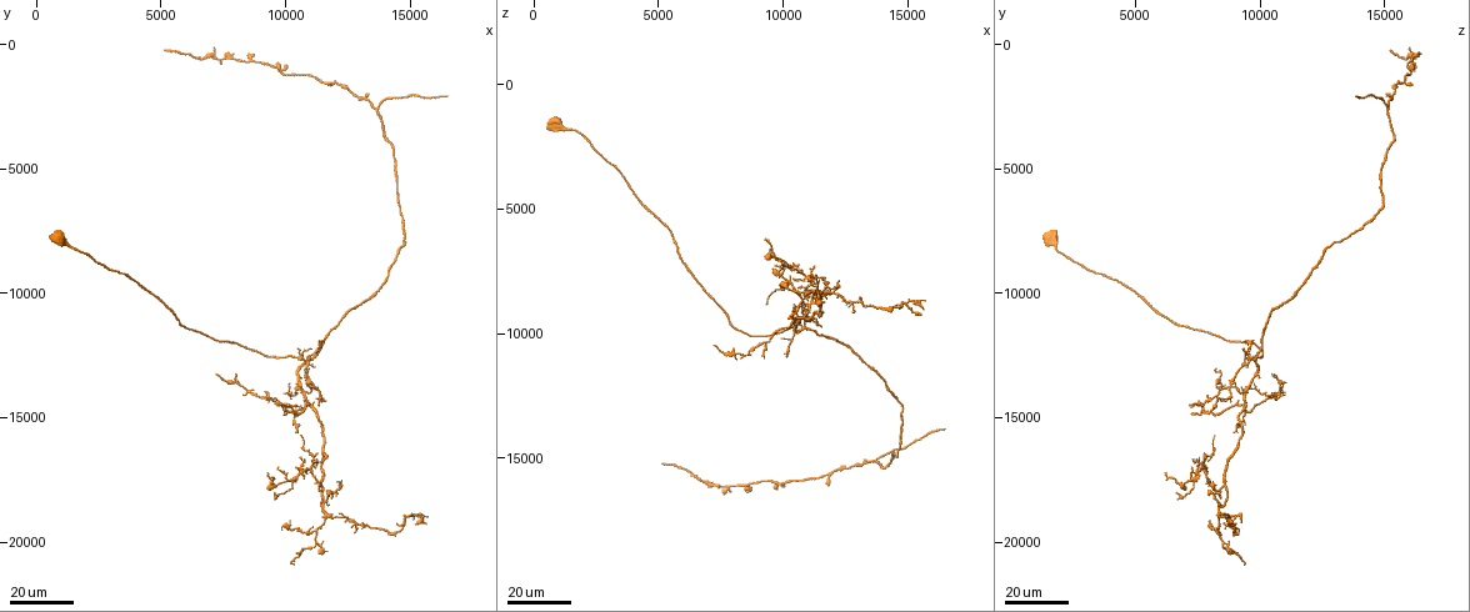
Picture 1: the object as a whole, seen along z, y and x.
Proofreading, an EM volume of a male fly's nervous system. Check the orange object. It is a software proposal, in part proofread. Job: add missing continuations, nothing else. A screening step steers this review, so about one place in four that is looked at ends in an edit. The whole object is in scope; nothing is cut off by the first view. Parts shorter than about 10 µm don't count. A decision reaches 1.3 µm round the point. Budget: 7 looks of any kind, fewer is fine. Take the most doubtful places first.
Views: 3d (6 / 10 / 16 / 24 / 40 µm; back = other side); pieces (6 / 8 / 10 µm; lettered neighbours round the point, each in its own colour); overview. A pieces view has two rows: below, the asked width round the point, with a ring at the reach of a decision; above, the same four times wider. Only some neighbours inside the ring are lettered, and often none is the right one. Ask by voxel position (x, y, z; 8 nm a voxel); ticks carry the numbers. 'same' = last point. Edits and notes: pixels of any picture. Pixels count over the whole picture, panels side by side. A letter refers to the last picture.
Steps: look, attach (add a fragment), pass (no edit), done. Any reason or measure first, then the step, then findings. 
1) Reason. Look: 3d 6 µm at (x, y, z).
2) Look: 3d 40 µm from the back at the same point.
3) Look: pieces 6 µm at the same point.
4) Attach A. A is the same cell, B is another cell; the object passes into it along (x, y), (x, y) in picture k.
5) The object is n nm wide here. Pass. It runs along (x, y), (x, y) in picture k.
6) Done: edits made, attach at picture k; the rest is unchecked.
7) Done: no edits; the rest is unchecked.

End of a long branch. Look: 3d 16 µm at (16400, 2100, 13800).

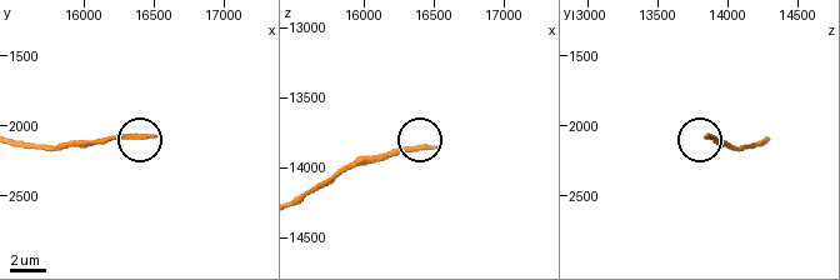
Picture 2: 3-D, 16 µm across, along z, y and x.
See the neighbours. Look: pieces 6 µm at (16500, 2080, 13860).

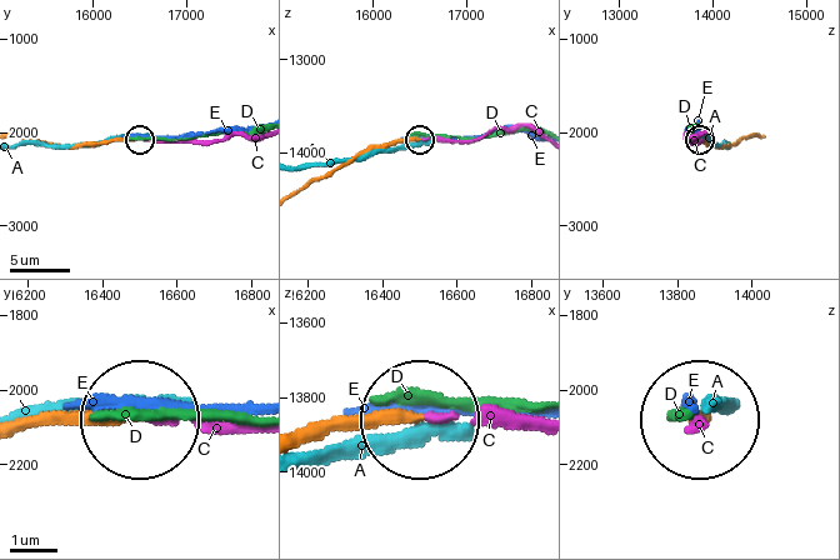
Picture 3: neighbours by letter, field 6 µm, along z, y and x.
The object is 220 nm wide here. Attach C. C is the same cell, A, D and E are other cells; the object passes into it along (109, 140), (210, 141), (258, 135) in picture 3; it goes on there.

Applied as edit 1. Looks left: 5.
Look: overview.

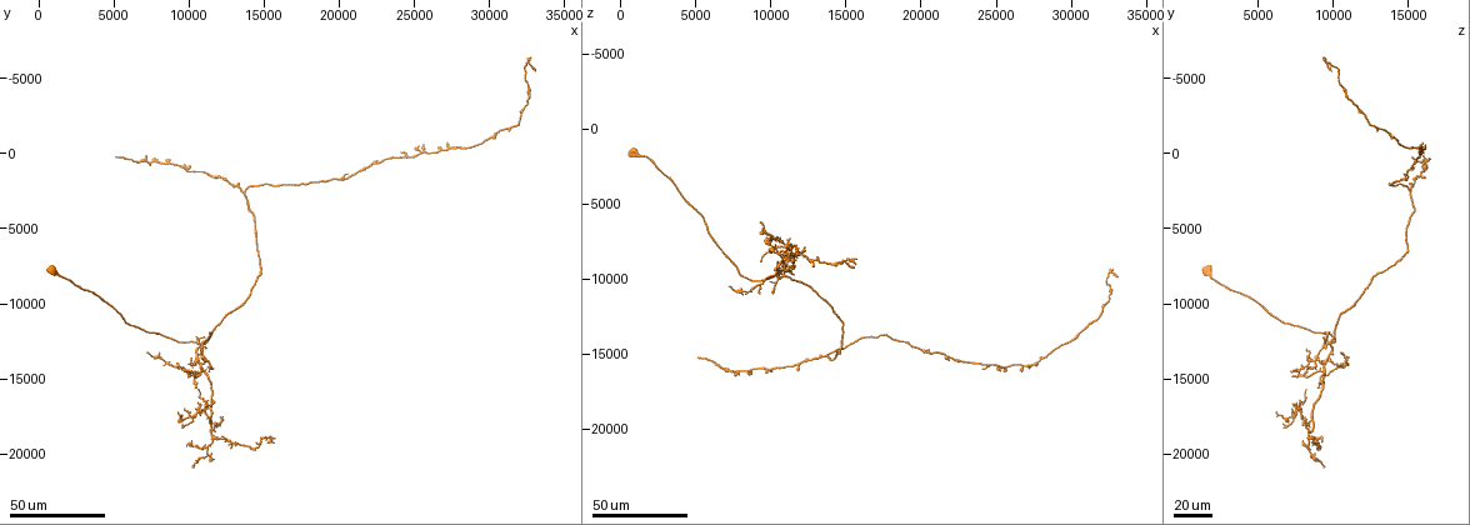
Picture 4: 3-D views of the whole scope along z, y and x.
Look: 3d 24 µm at (5200, 400, 15200).

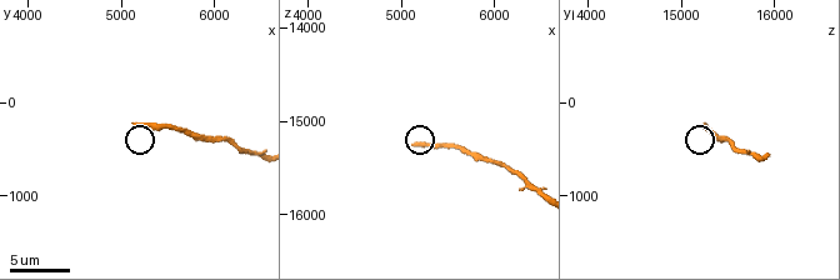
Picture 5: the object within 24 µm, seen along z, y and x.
Look: pieces 6 µm at (5150, 250, 15250).

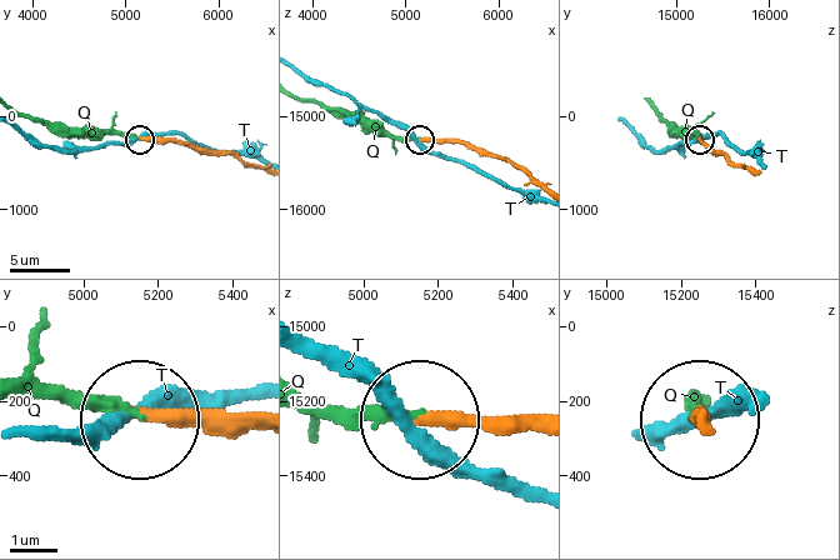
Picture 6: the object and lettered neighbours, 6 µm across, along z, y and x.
Attach Q. Q is the same cell, T is another cell; the object passes into it along (451, 143), (381, 136), (300, 99) in picture 6; it goes on there.

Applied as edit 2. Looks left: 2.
Look: 3d 24 µm at (11500, 14200, 7900).

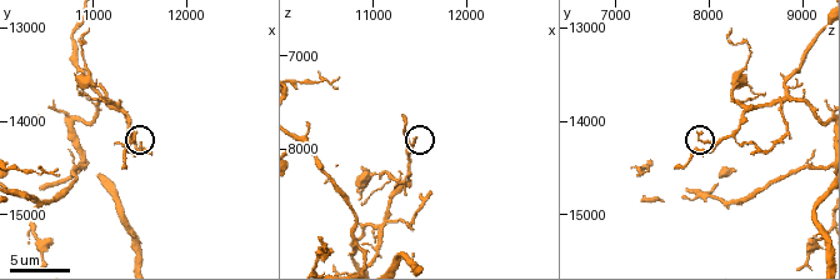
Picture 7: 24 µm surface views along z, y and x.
What lies round it. Look: pieces 10 µm at (11450, 14100, 7900).

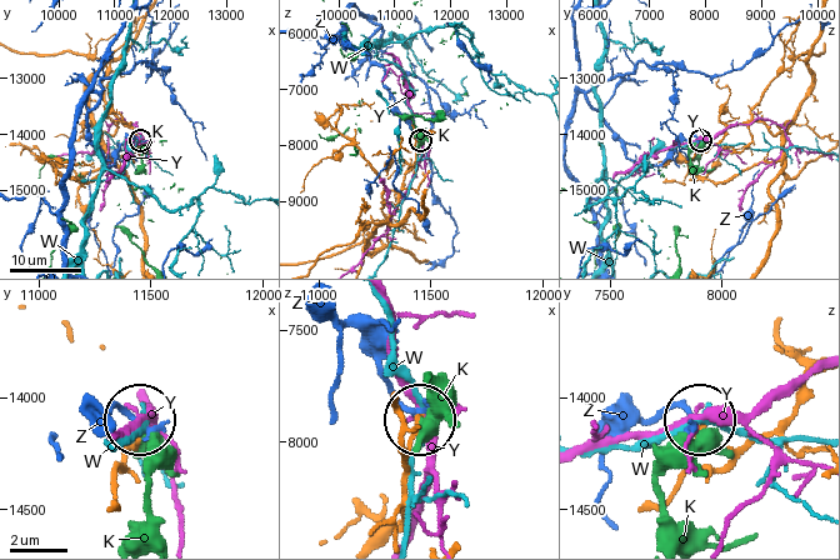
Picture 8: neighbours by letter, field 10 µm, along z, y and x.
Pass. K, W, Y and Z are other cells; no lettered fragment goes on from it.

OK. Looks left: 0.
Done: edits made, attach at picture 3, attach at picture 6; the rest is unchecked.

